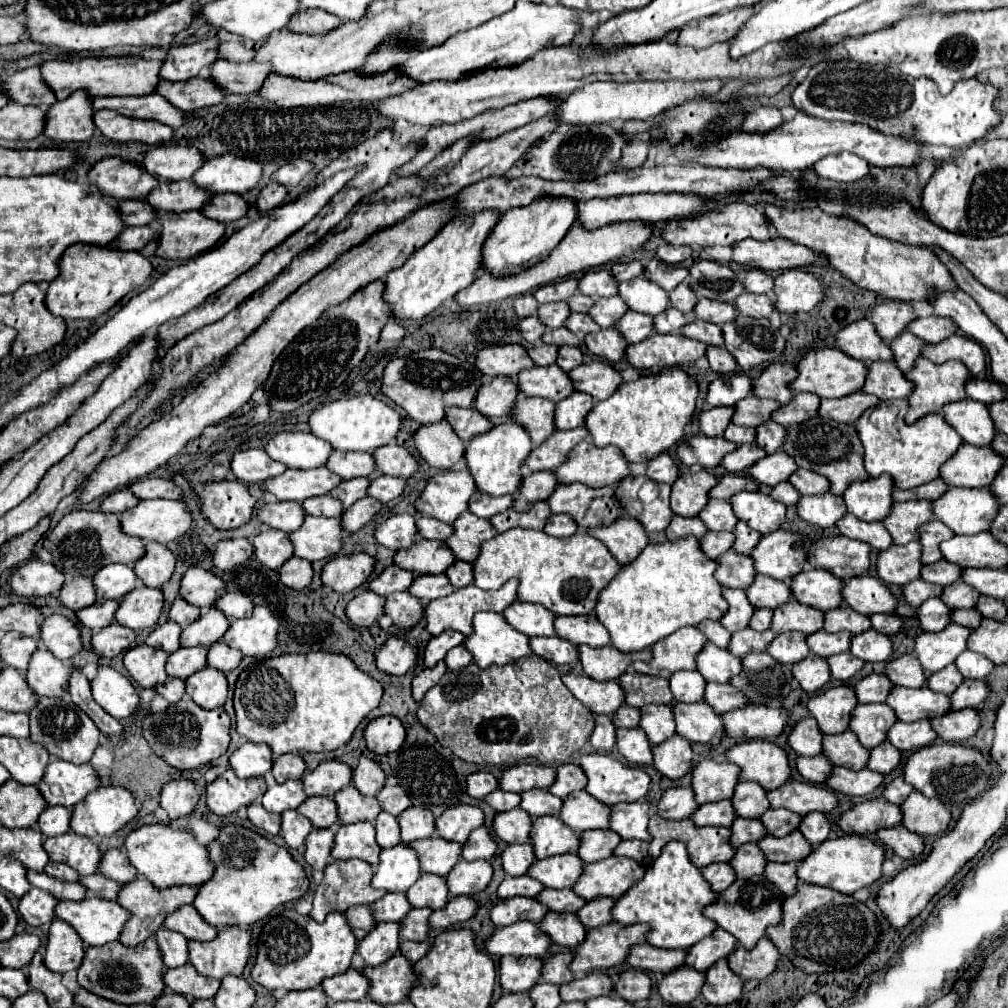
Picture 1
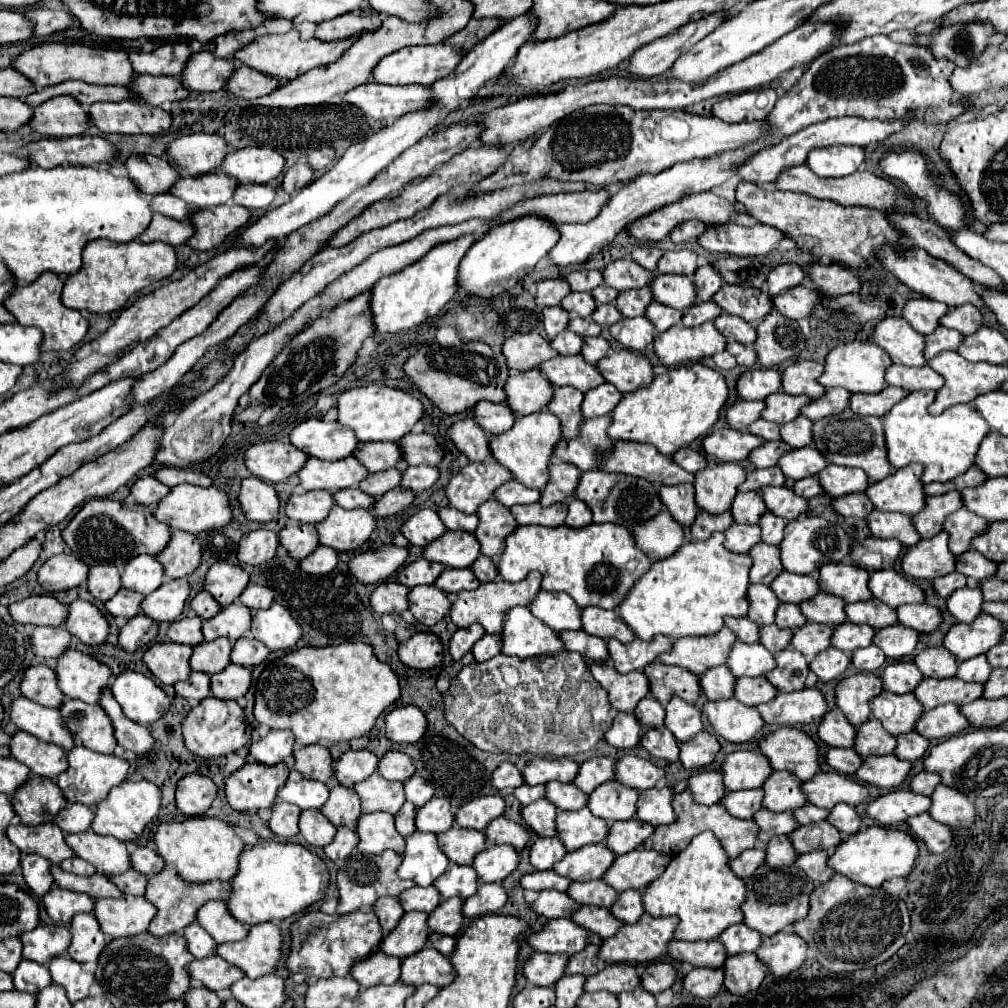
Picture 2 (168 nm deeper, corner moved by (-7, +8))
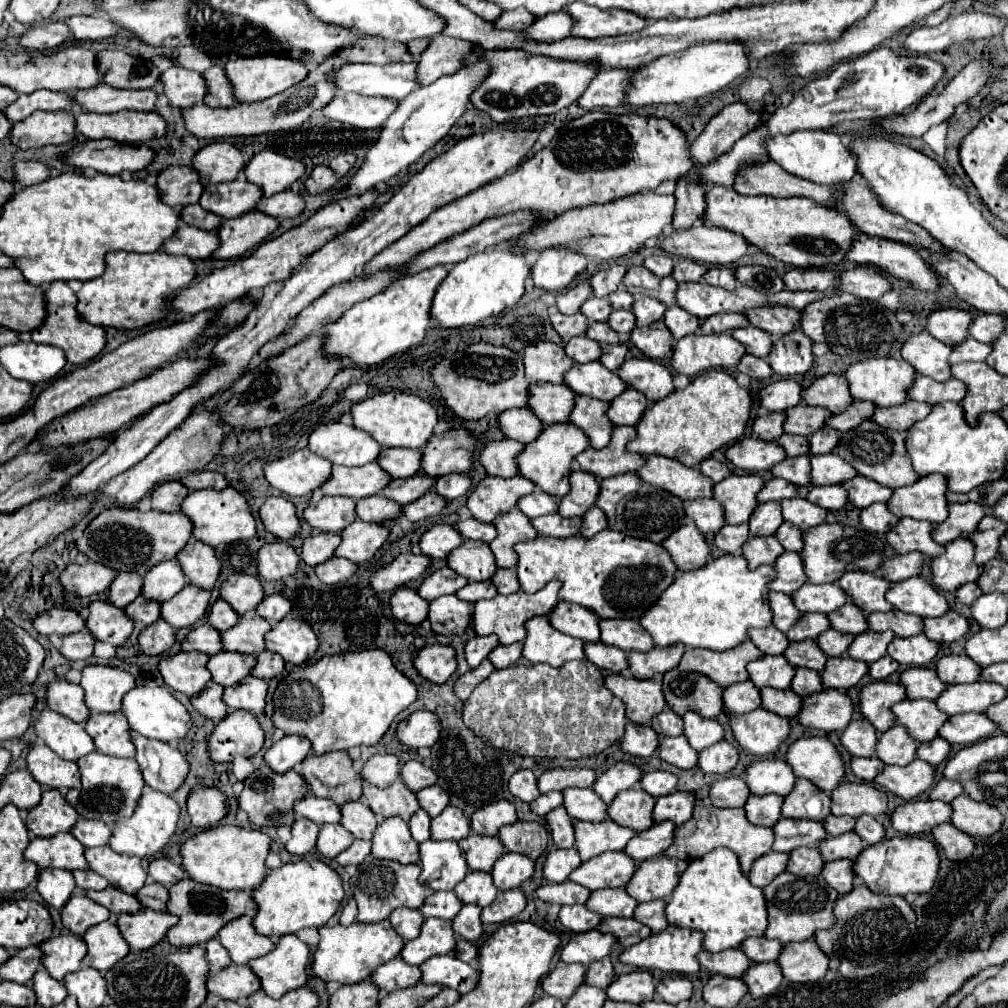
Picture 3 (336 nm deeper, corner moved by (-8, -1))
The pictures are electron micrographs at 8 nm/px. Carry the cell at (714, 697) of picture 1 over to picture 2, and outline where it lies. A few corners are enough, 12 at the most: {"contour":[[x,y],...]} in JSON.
{"contour":[[737,678],[735,698],[759,706],[777,696],[765,678]]}

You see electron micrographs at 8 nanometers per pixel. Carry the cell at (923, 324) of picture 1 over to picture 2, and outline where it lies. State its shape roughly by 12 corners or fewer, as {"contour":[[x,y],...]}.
{"contour":[[973,304],[951,308],[941,324],[961,334],[975,334],[983,314]]}

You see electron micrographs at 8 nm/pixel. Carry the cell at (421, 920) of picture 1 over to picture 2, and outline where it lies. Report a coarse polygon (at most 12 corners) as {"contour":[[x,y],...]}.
{"contour":[[461,898],[429,914],[431,932],[455,936],[465,924]]}

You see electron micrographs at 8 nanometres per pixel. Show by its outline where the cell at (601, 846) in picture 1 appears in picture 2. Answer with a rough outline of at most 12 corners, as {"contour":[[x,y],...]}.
{"contour":[[639,818],[615,822],[607,846],[617,856],[639,848],[653,826]]}

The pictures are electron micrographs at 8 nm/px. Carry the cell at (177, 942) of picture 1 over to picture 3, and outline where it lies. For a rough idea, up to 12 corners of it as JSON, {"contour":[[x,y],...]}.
{"contour":[[218,939],[206,941],[212,971],[230,965],[228,951]]}

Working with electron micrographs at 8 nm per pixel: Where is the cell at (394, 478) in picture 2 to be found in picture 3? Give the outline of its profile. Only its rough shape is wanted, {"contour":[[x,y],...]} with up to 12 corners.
{"contour":[[426,475],[392,479],[382,495],[400,505],[428,493]]}

